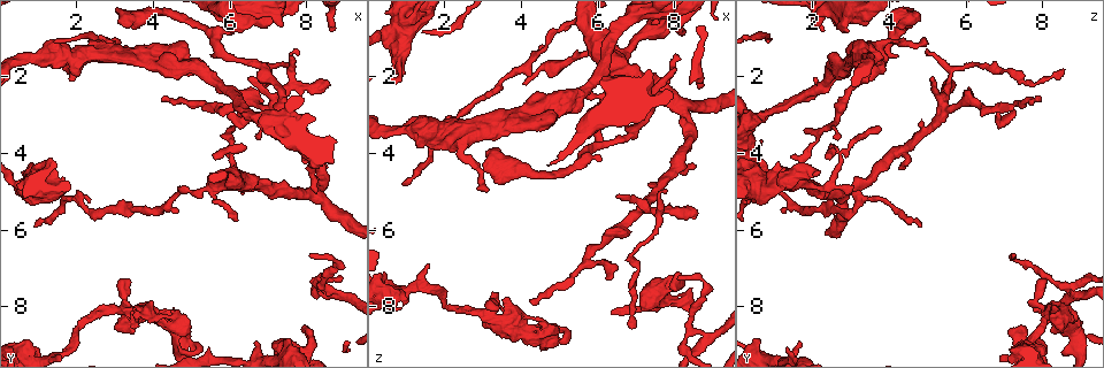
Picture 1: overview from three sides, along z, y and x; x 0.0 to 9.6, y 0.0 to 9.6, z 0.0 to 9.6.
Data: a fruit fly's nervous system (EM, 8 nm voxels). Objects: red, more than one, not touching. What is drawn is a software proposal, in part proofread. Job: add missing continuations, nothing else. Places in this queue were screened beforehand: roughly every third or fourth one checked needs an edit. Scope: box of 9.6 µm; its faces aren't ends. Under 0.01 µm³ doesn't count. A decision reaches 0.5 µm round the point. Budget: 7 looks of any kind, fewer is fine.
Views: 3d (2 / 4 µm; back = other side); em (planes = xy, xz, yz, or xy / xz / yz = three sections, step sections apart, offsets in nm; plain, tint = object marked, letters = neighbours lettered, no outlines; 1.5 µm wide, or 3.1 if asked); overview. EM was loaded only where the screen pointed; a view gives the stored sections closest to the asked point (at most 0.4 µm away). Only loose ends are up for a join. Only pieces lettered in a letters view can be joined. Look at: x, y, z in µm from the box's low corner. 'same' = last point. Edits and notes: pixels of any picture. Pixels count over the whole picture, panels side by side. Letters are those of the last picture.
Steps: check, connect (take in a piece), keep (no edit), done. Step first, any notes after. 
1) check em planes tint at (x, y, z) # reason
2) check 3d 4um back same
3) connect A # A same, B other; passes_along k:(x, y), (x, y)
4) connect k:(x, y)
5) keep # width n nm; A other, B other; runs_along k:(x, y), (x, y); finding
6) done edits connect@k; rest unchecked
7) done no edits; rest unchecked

check 3d 2um at (8.70, 0.75, 2.35) # branch stops here

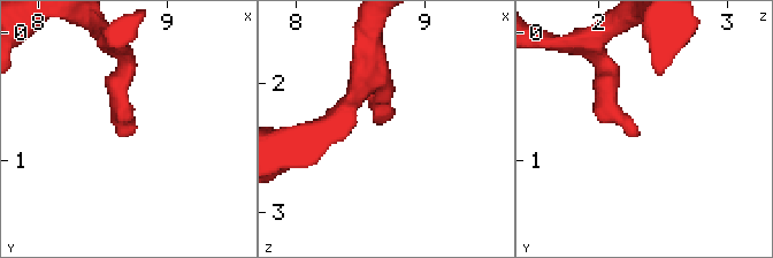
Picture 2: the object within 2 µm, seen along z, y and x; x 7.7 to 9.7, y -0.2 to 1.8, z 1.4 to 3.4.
check em planes plain at (8.70, 0.78, 2.28) # now the EM

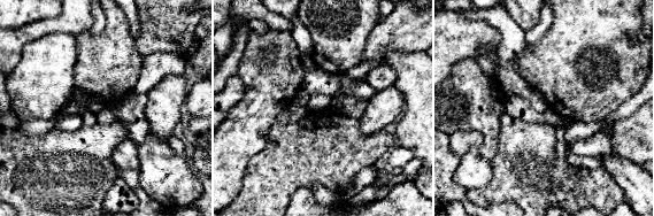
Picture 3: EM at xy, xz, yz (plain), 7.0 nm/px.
check em planes letters same

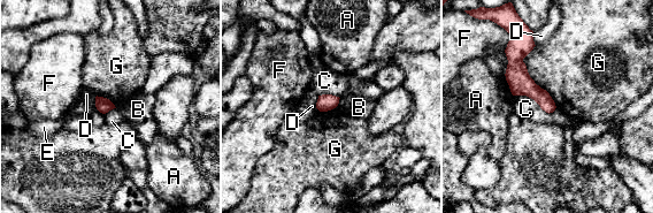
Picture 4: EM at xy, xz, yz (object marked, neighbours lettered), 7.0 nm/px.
keep # A other, B other, C other, D other, E other, F other, G other; border 4:(535, 45), (523, 62), (557, 107); none of them fits

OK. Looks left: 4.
check em xy step 4 letters at (7.95, 8.55, 7.35) # branch stops here

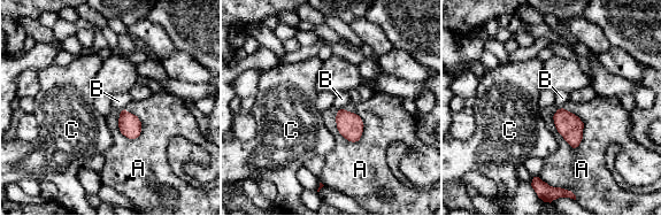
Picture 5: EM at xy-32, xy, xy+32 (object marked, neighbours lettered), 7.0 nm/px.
check em planes letters same # another direction

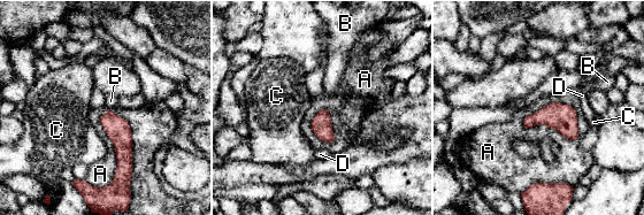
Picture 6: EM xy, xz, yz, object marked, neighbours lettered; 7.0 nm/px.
keep # A other, B other, C other, D other; runs_along 6:(109, 114), (123, 144), (120, 175); no lettered piece goes on from it

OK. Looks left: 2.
check 3d 2um at (6.95, 1.85, 8.50) # long arm stops here

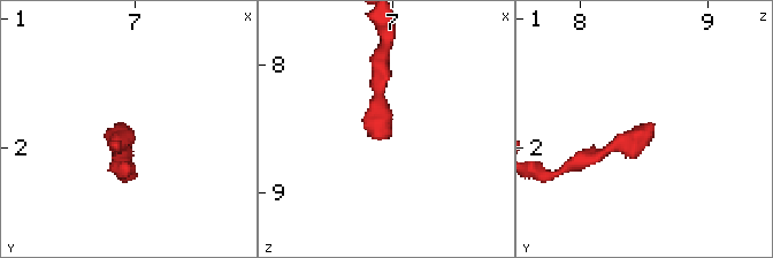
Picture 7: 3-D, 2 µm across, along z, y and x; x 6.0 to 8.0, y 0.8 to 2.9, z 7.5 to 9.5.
check em xz step 8 letters at (6.98, 1.84, 8.52) # now the EM

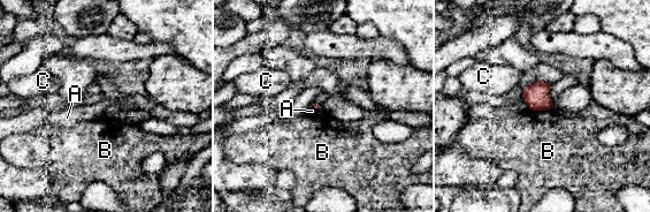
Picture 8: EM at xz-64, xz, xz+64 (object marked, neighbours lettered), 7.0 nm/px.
keep # A other, B other, C other; border 8:(529, 108), (549, 110); none of them fits

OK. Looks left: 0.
done no edits; rest unchecked

